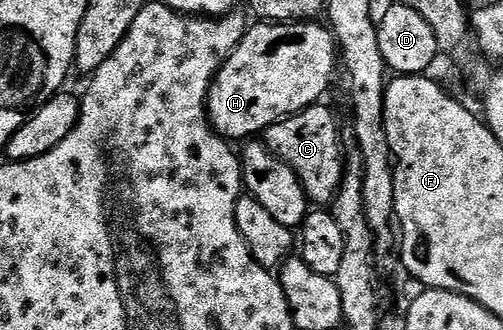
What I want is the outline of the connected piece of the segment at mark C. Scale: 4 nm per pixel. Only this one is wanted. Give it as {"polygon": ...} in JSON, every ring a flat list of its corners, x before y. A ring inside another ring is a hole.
{"polygon":[[324,102,311,104,298,114,272,124,262,134,262,140,279,160,294,170,313,205,331,205,340,189,346,152,343,147,340,149,340,124]]}

